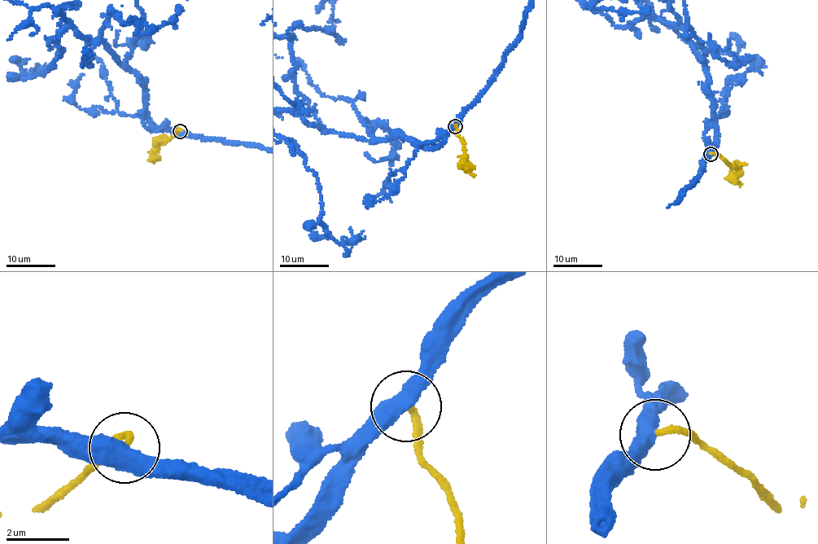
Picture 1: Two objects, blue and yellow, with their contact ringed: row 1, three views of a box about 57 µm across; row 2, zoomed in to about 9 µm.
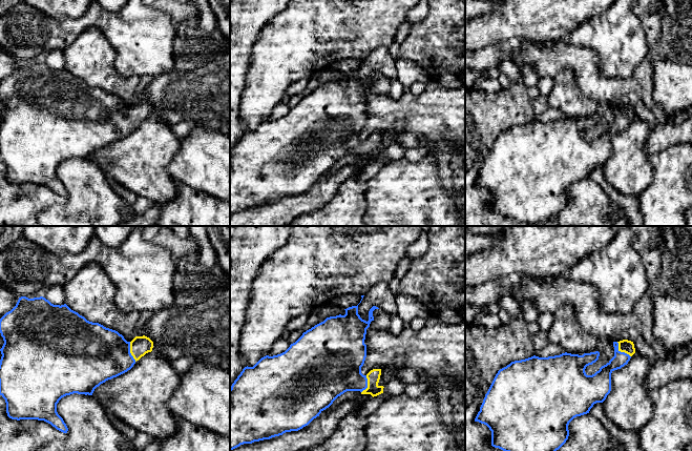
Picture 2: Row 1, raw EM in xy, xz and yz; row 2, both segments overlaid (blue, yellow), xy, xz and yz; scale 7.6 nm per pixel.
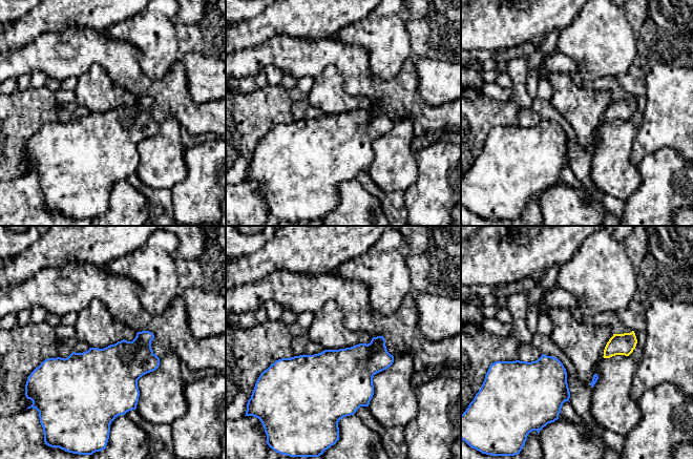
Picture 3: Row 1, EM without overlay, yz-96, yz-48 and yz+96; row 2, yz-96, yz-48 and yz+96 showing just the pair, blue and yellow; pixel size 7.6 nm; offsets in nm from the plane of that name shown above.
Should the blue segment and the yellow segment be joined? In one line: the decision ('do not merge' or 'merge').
merge

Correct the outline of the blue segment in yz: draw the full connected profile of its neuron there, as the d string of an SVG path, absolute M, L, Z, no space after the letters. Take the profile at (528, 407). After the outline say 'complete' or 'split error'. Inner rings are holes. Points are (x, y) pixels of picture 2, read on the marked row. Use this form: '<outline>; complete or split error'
M623 340L613 342L614 356L592 375L587 375L585 369L599 360L600 352L583 355L562 353L560 355L539 357L531 356L511 362L496 374L475 422L486 425L491 431L491 446L503 451L557 451L568 439L569 423L576 416L589 413L596 403L603 403L611 391L611 373L628 364L635 353L634 344Z; split error

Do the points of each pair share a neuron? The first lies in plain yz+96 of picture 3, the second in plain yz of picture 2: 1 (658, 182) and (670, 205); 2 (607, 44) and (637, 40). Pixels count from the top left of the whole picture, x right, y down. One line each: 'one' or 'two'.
1: one
2: one

